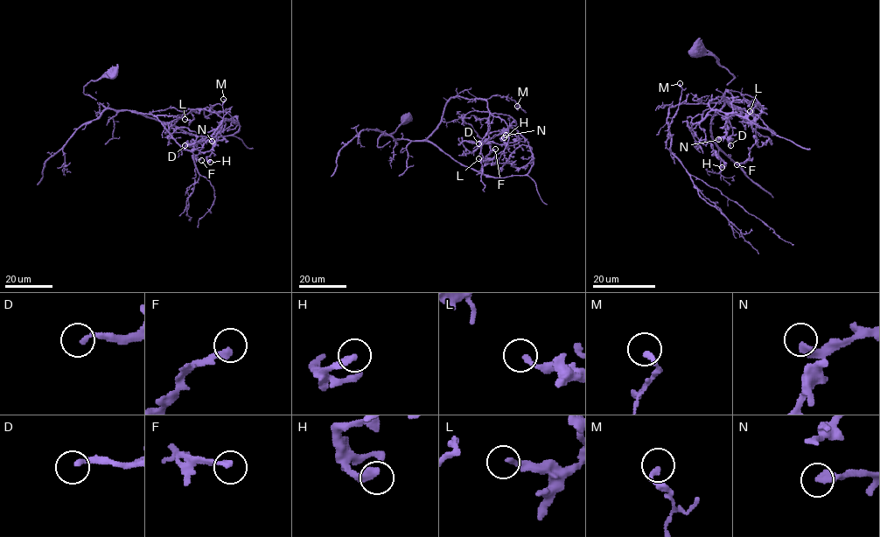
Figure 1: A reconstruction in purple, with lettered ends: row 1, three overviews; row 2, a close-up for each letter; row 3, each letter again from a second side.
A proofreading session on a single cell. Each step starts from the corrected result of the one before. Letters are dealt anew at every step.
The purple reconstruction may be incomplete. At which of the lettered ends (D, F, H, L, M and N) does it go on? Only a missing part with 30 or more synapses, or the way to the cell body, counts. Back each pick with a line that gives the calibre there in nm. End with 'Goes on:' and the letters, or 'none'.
Goes on: none

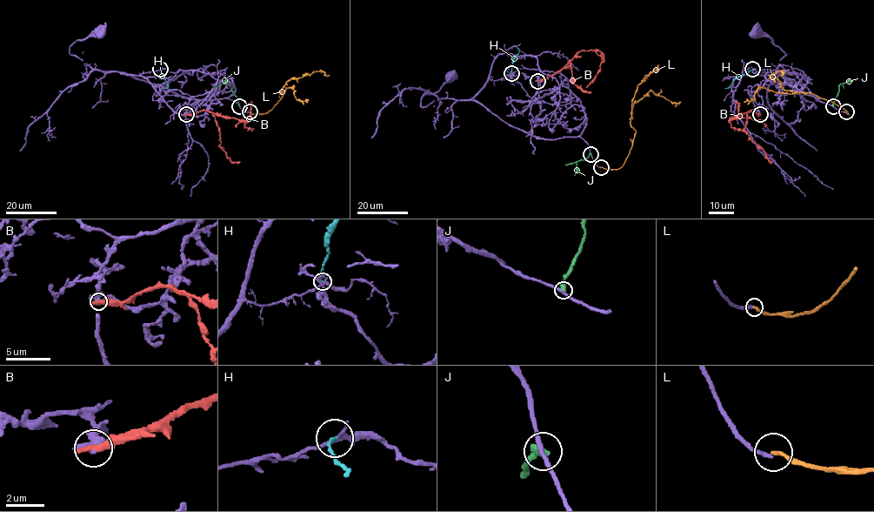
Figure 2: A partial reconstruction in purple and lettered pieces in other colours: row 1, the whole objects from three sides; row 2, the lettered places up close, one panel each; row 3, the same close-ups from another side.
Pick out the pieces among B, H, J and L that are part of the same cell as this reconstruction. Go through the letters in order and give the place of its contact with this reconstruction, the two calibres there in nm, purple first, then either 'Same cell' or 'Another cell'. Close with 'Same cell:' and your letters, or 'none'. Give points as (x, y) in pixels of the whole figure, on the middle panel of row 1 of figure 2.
B: Touches purple at (537, 81). Thickness 380 nm (purple) against 480 nm. Another cell
H: Touches purple at (511, 73). Thickness 220 nm (purple) against 170 nm. Another cell
J: Touches purple at (590, 154). Thickness 240 nm (purple) against 440 nm. Another cell
L: Touches purple at (601, 167). Thickness 240 nm (purple) against 220 nm. Another cell
Same cell: none

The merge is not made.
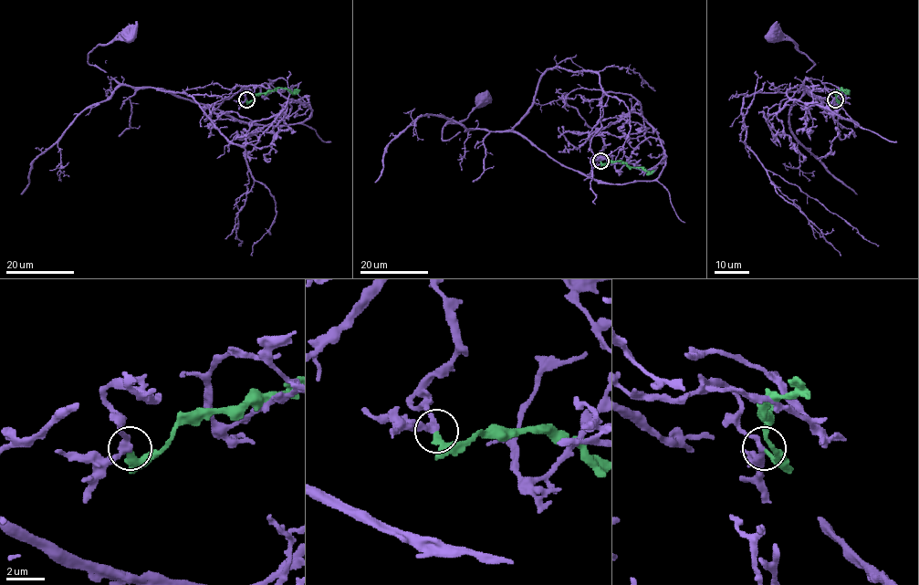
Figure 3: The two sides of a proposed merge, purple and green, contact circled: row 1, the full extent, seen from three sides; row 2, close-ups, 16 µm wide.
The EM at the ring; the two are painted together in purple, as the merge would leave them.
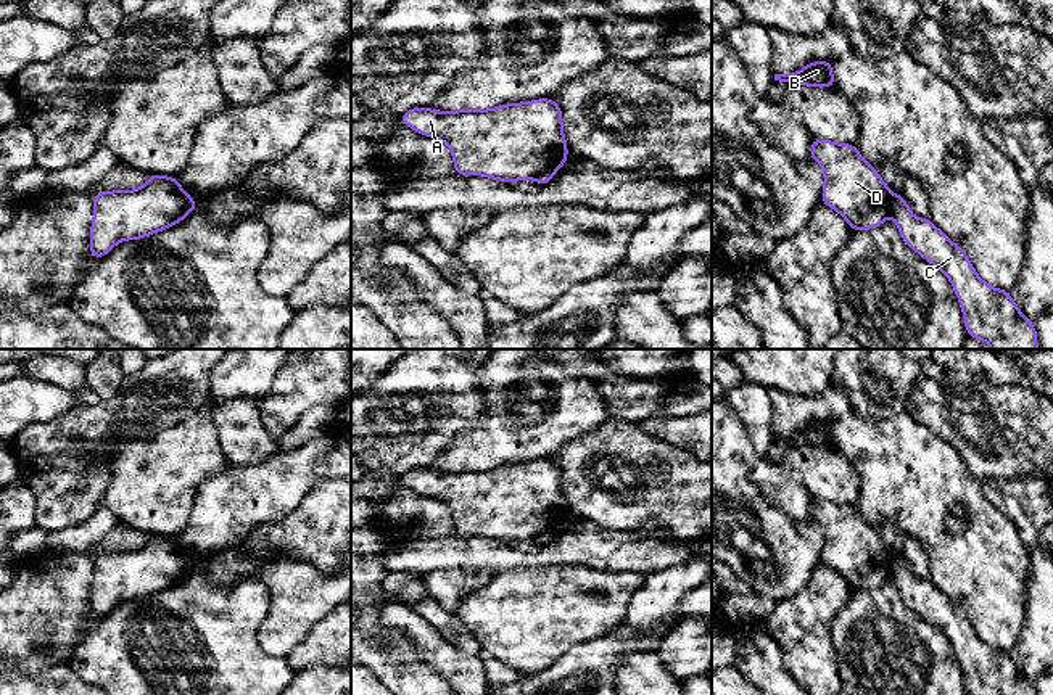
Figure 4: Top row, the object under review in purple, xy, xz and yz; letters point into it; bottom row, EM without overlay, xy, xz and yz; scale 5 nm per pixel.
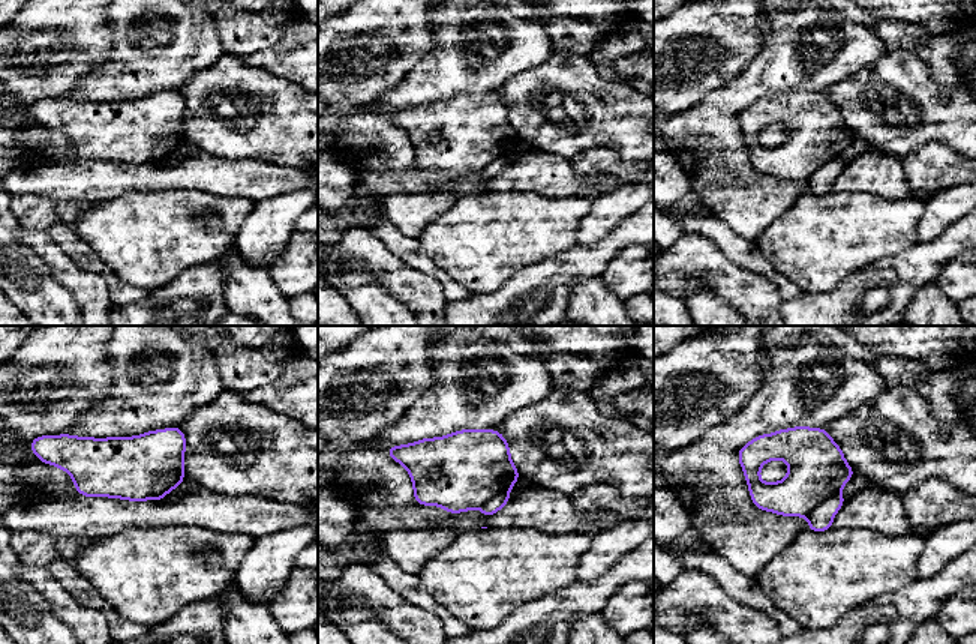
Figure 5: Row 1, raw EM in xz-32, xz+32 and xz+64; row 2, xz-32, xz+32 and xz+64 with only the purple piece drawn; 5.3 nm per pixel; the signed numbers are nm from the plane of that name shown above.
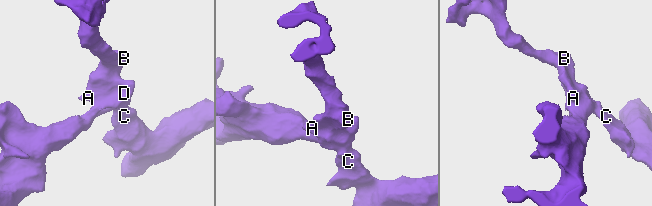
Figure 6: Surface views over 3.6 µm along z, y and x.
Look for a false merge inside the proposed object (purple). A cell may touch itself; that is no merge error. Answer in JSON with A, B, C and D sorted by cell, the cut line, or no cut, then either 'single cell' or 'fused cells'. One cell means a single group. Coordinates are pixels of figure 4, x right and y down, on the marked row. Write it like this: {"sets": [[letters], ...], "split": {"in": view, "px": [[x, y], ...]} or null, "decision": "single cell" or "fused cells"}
{"sets": [["A", "B", "D"], ["C"]], "split": {"in": "xz", "px": [[556, 166], [538, 172], [532, 179]]}, "decision": "fused cells"}

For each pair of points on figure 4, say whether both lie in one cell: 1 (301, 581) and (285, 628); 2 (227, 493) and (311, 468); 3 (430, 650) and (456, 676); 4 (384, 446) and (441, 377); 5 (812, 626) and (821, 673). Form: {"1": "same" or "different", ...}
{"1": "same", "2": "same", "3": "same", "4": "same", "5": "same"}

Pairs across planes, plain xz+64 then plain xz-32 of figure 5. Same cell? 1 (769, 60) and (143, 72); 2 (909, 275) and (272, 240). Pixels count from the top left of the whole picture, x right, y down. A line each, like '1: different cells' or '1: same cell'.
1: same cell
2: different cells

